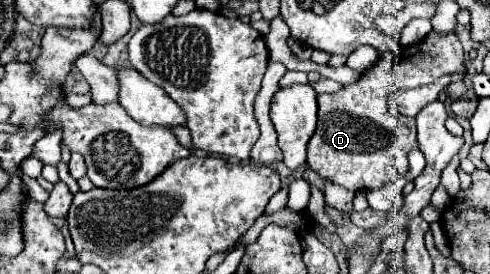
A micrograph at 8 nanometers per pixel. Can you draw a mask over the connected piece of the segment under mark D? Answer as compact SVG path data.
M432 30L422 42L410 46L406 52L408 54L404 58L398 58L394 66L386 66L384 56L382 56L374 66L364 70L364 74L354 84L348 84L334 94L320 94L318 96L318 124L316 124L314 136L308 142L308 160L306 162L322 178L328 178L334 184L340 184L352 192L360 192L360 190L366 192L366 190L382 188L394 176L408 172L408 154L418 148L416 124L414 124L414 118L406 118L406 116L394 118L390 114L390 110L388 110L390 96L398 90L420 86L422 82L432 84L432 82L440 80L442 76L452 76L456 72L464 74L466 68L464 68L462 44L460 44L458 36L452 32L438 34Z

